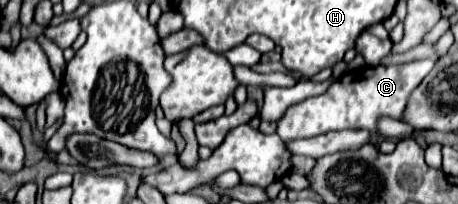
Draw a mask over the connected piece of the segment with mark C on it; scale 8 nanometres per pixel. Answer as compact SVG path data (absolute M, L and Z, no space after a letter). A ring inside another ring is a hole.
M414 60L398 66L366 66L360 70L350 70L342 78L338 78L328 92L320 96L306 98L304 102L298 102L296 106L288 108L288 114L278 120L276 134L282 140L292 138L312 138L318 134L324 134L328 130L344 130L344 128L364 128L372 132L372 142L378 140L378 128L376 120L378 116L390 116L400 118L406 100L410 92L422 82L422 78L432 70L432 60Z

